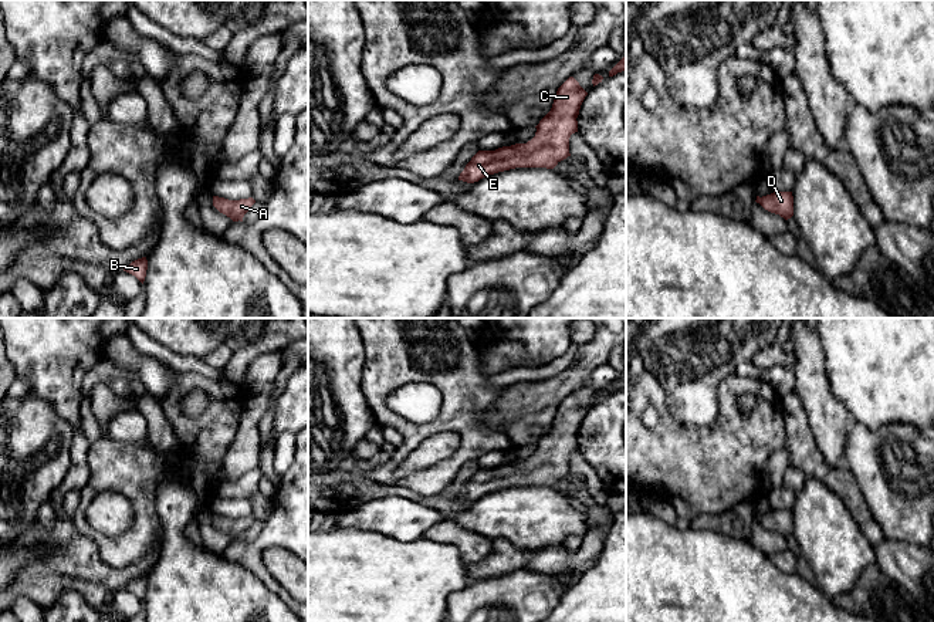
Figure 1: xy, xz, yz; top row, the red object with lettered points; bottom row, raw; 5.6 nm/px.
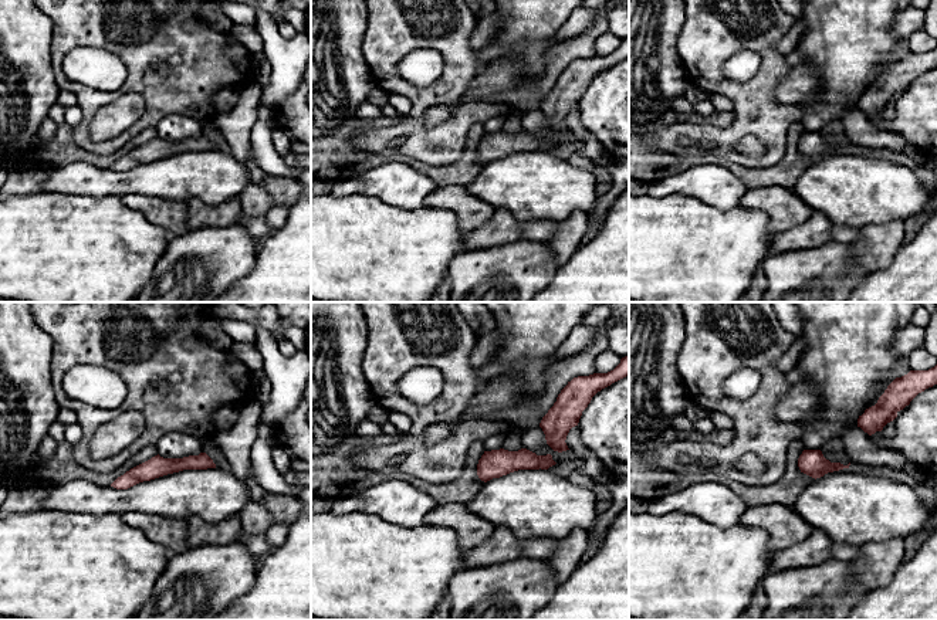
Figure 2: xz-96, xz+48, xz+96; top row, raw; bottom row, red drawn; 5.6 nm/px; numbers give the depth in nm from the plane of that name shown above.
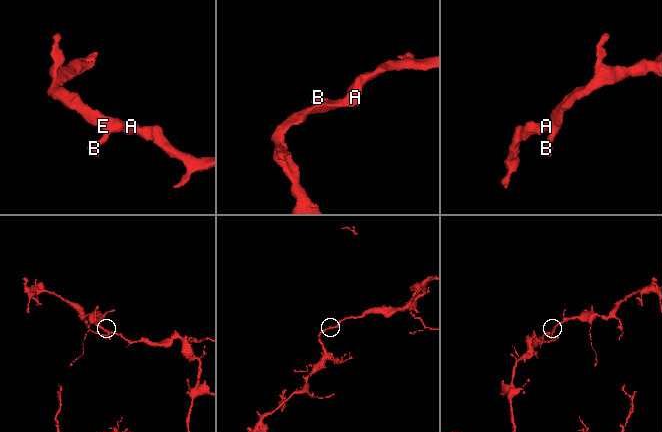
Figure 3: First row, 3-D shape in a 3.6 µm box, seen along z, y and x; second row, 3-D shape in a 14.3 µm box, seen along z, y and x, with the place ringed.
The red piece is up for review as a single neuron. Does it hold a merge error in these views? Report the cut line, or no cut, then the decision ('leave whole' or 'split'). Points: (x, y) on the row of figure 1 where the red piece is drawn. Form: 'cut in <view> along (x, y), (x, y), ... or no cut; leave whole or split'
no cut; leave whole

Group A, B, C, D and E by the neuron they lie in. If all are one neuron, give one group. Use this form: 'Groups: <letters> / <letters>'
Groups: A B C D E

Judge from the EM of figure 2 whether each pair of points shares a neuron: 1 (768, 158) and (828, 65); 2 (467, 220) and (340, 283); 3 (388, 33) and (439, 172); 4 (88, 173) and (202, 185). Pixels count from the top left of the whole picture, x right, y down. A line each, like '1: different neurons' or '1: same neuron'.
1: different neurons
2: different neurons
3: different neurons
4: same neuron

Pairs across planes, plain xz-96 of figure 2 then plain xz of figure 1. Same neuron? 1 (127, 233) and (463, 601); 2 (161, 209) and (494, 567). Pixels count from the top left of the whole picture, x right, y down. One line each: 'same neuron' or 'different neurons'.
1: different neurons
2: different neurons

